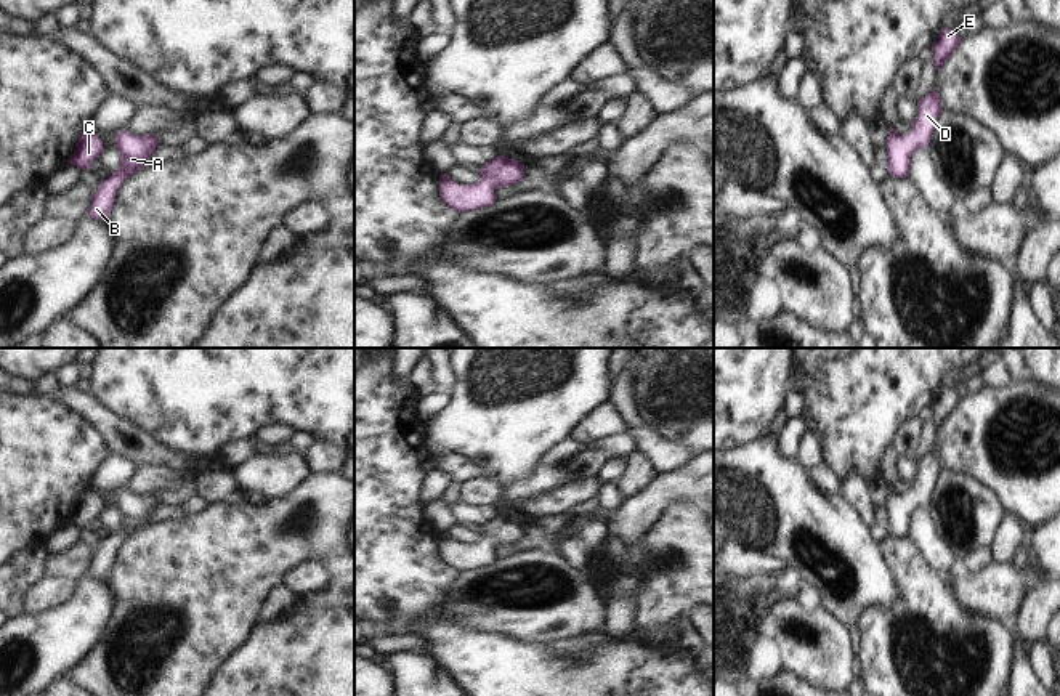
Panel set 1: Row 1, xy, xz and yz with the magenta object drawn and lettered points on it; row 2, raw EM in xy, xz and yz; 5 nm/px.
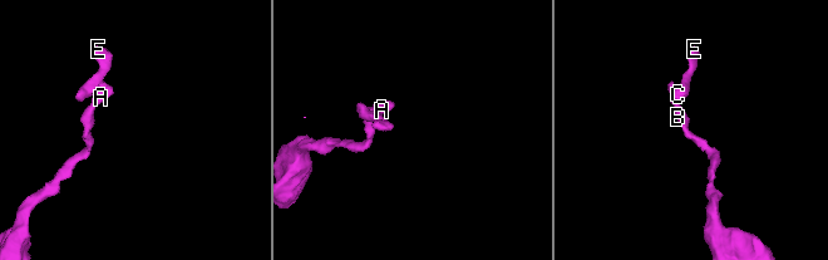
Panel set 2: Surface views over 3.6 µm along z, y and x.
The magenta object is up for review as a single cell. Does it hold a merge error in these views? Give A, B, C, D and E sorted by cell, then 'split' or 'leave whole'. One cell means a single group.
A B C D E | leave whole

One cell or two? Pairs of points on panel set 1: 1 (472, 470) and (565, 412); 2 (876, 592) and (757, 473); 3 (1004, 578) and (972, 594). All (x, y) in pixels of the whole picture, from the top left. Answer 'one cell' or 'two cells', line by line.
1: two cells
2: one cell
3: one cell

